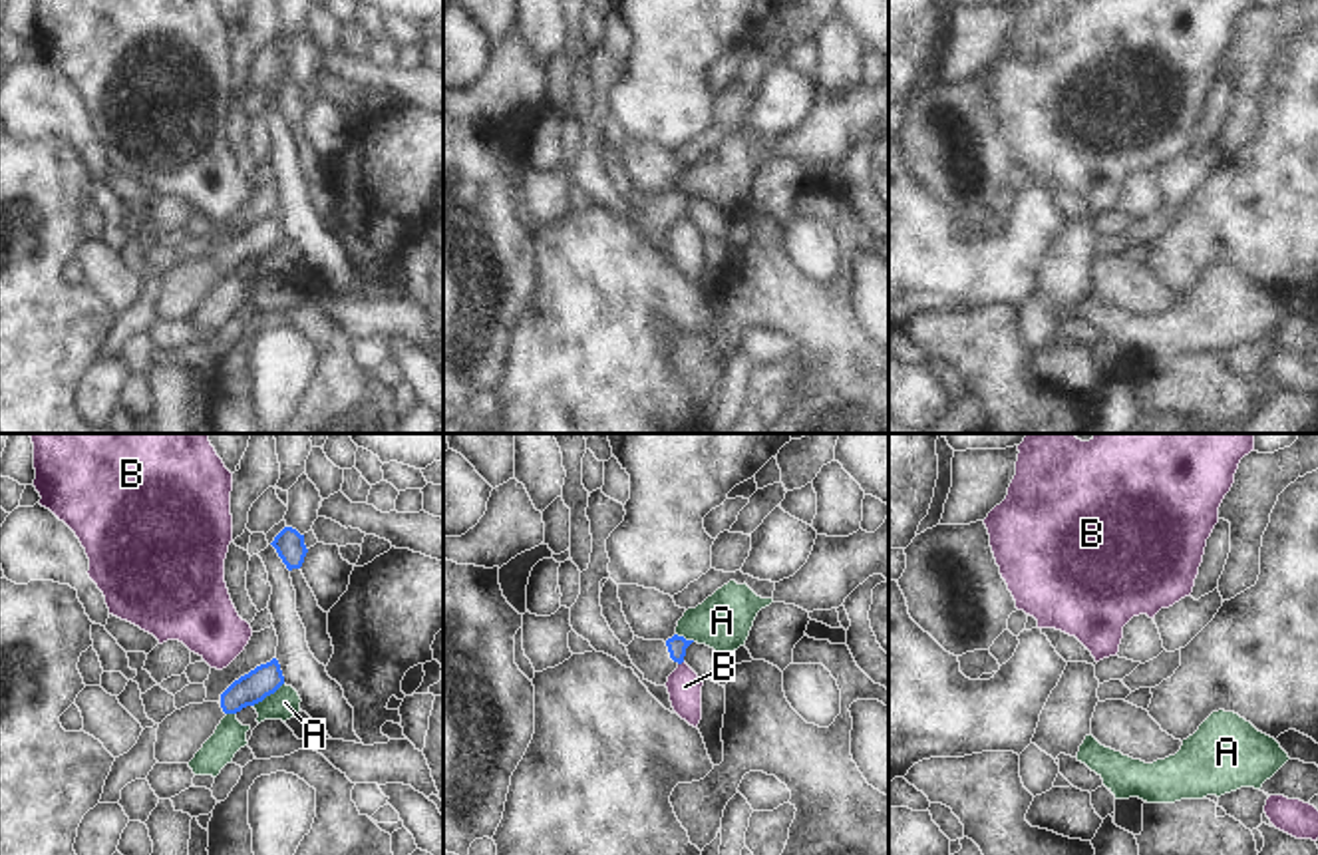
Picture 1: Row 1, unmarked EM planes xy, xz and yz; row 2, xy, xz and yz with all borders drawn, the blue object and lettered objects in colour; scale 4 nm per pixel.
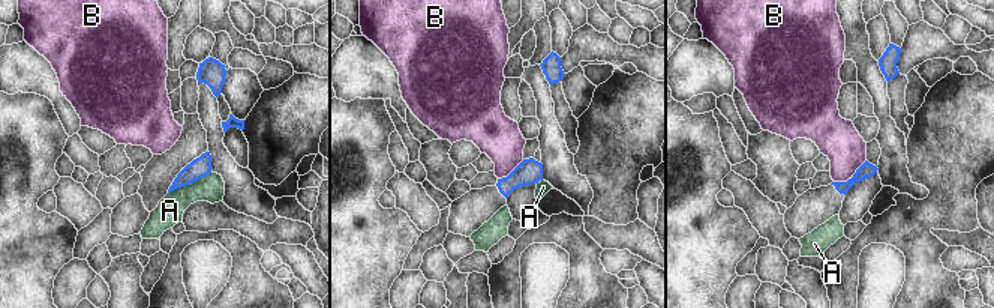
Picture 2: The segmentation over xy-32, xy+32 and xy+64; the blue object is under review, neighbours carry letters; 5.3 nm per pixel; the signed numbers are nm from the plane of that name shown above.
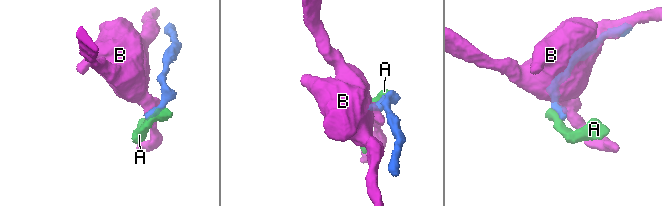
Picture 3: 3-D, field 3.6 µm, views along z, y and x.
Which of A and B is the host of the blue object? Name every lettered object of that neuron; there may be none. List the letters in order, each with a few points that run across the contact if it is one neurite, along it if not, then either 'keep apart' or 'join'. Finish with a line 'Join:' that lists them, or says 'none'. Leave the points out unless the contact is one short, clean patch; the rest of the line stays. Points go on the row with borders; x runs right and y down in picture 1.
A: line xy (283, 683), (253, 706); keep apart
B: line xz (682, 661), (678, 665); keep apart
Join: none

